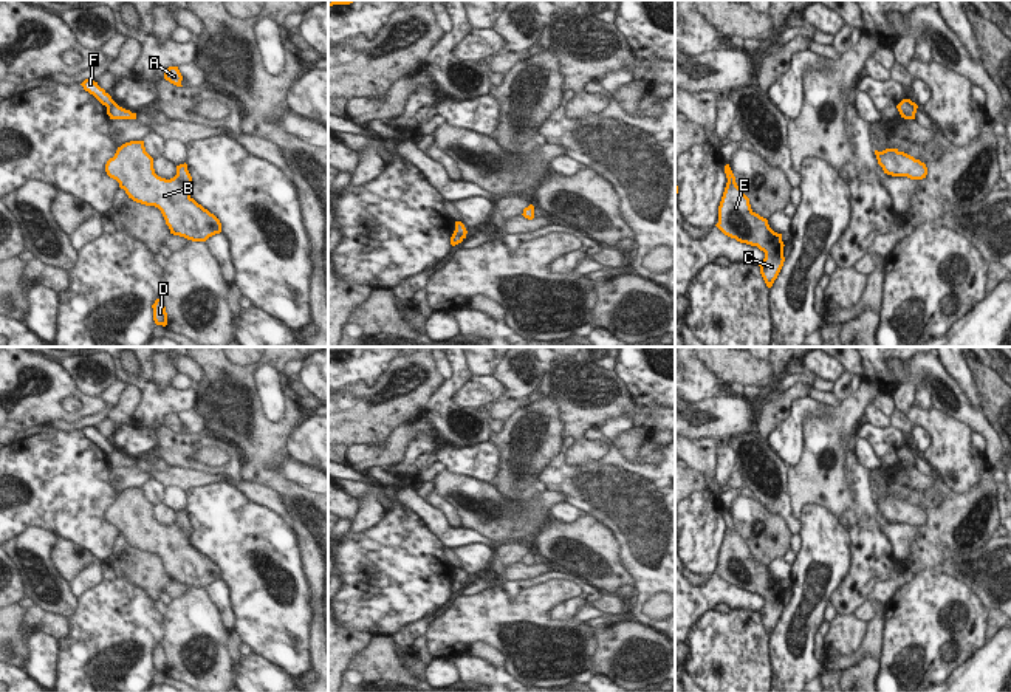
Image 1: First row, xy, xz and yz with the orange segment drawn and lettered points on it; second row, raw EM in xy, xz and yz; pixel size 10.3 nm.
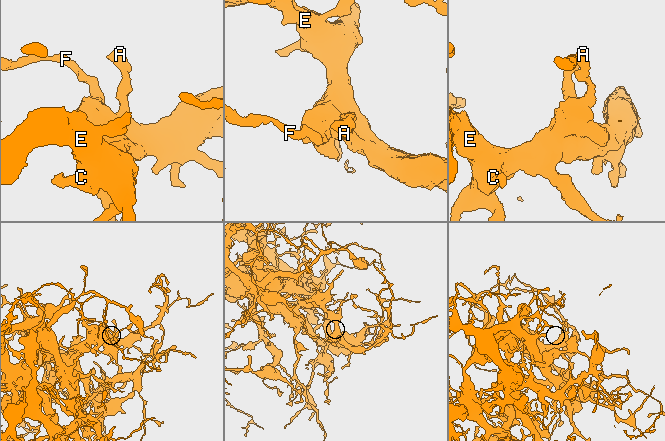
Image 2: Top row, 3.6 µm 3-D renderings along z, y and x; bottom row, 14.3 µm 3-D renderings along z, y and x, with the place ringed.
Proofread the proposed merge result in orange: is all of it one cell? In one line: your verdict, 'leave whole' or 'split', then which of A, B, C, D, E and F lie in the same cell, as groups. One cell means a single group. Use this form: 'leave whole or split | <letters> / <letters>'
split | A B C D E / F

